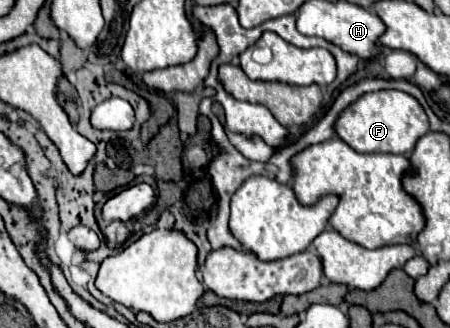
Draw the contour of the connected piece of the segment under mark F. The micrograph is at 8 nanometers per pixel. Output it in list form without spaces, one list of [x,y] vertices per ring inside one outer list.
[[[375,91],[349,105],[335,123],[335,133],[359,153],[409,155],[415,143],[429,131],[429,121],[415,97],[403,91]]]

